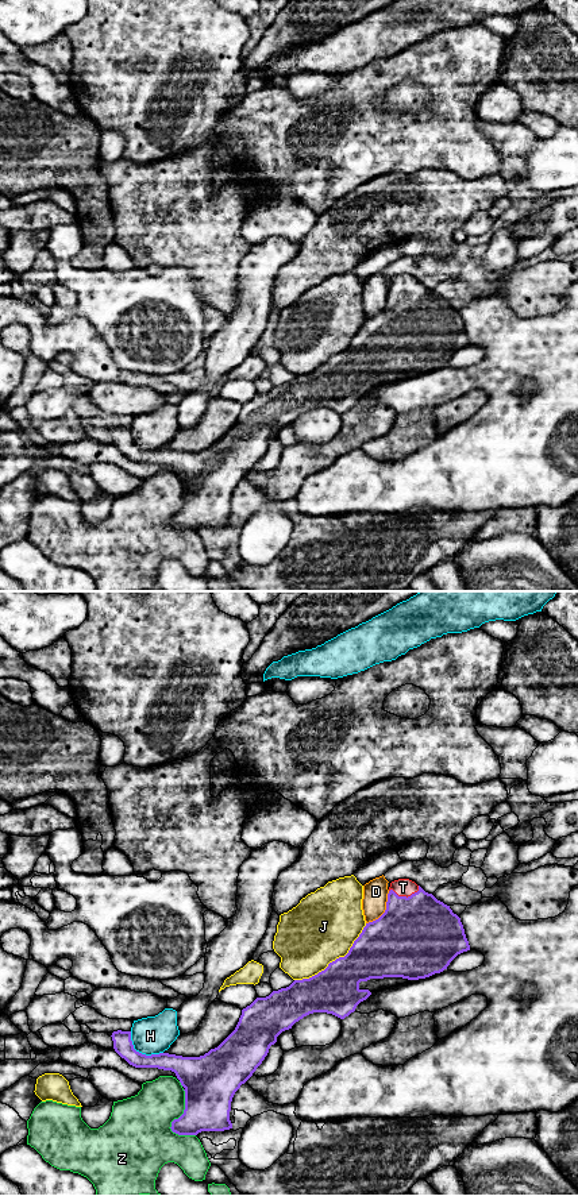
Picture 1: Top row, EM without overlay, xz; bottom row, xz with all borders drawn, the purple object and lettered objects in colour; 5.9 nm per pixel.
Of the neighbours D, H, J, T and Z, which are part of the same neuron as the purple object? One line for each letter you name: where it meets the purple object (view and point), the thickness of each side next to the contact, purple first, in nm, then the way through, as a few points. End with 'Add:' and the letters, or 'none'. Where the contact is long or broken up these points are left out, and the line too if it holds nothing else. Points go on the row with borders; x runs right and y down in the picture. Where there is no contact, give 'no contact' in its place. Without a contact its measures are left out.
T: xz (405, 896) | 480/110 nm | across xz (416, 937), (416, 925), (405, 896), (403, 887)
Add: T

